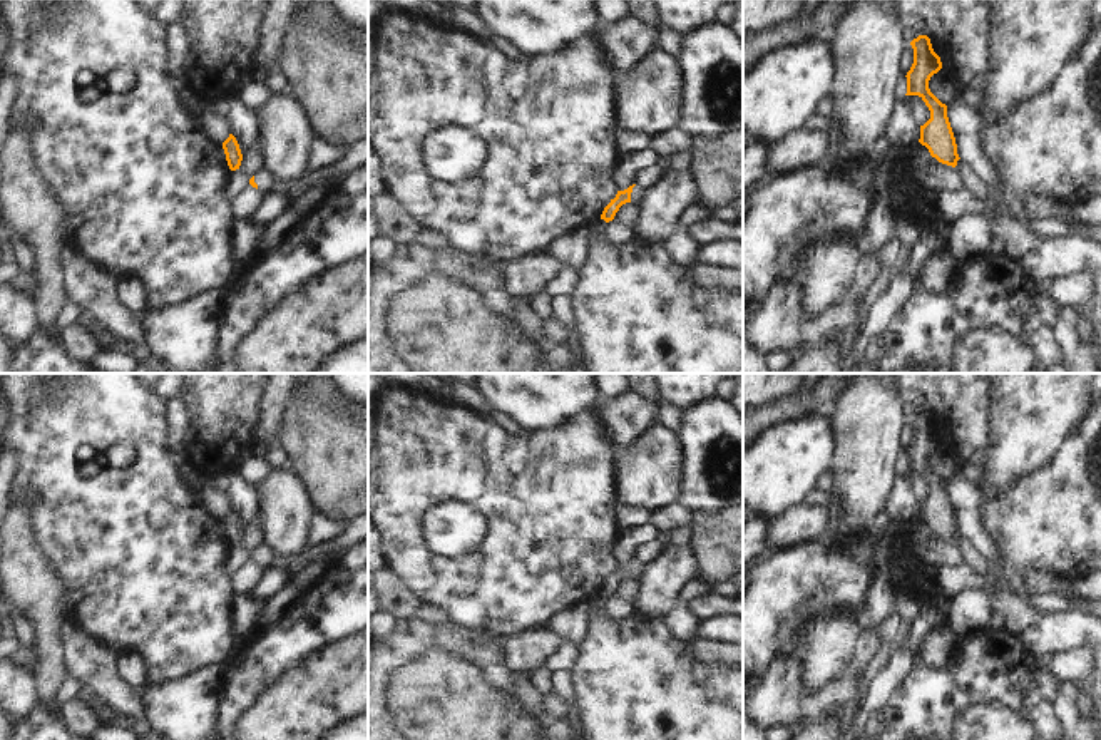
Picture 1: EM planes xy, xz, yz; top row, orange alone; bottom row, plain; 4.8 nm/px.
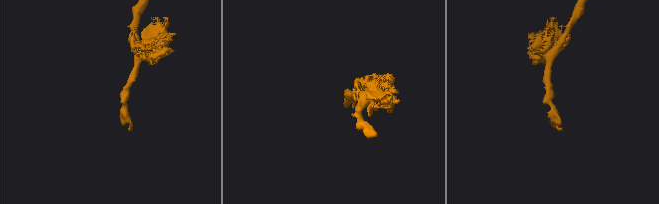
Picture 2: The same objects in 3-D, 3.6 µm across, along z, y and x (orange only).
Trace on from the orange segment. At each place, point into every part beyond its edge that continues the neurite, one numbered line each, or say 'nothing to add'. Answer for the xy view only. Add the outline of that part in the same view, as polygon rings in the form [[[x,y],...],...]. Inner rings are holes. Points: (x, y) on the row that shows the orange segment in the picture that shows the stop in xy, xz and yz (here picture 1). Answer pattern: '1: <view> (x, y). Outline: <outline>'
1: xy (265, 178). Outline: [[[264,166],[254,176],[254,182],[264,193],[269,191],[276,184],[278,179],[279,179],[278,172],[271,169],[269,166]]]

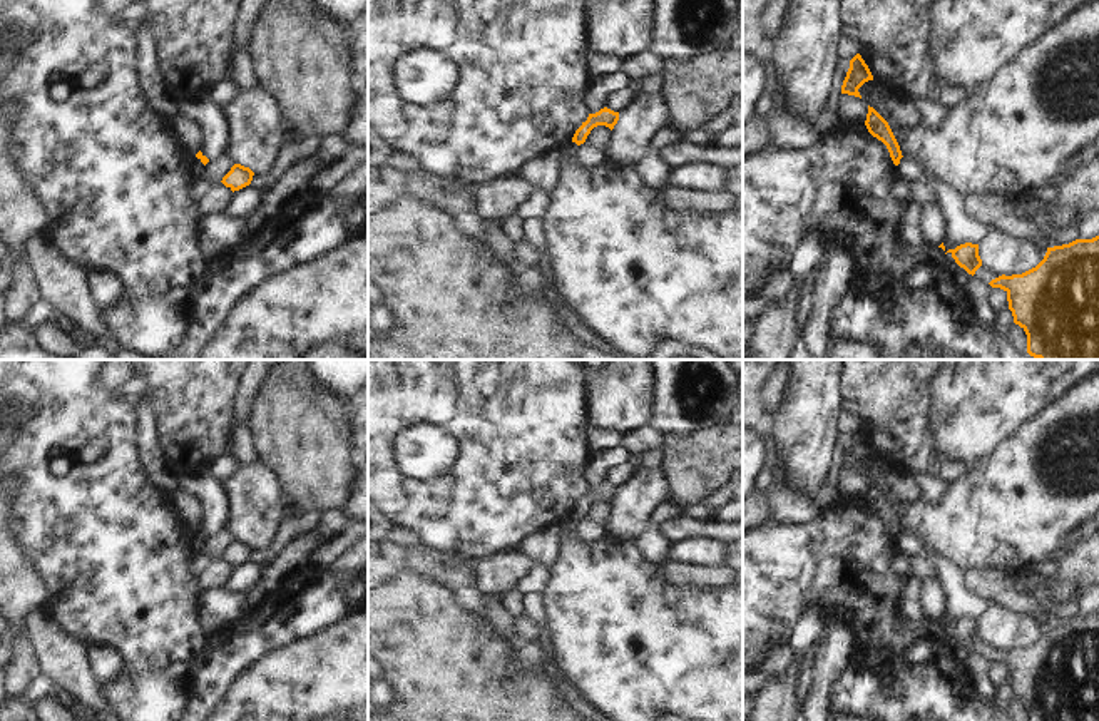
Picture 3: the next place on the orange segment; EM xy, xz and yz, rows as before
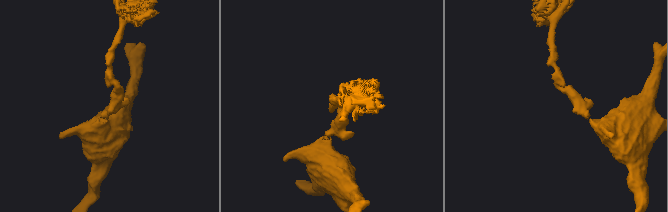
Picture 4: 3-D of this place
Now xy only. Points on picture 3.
nothing to add.

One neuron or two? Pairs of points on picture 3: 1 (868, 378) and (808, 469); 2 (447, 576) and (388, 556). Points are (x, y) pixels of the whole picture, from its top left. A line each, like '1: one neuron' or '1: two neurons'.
1: two neurons
2: one neuron

